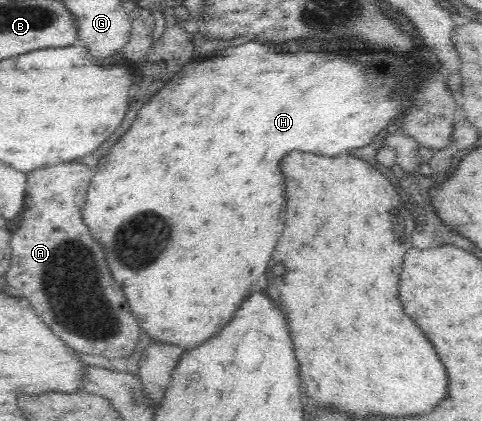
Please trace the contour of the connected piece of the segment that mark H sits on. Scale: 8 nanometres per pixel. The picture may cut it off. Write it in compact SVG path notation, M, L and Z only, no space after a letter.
M285 44L283 48L301 48L297 52L269 52L263 56L215 56L213 60L205 62L187 63L181 72L177 72L143 110L139 110L139 116L135 118L135 124L131 130L109 150L109 154L97 164L95 178L91 180L91 186L87 188L87 199L83 206L83 221L87 223L89 231L95 240L101 242L107 254L107 262L111 268L113 278L121 285L128 308L137 319L141 332L145 332L161 343L181 346L183 350L195 348L207 338L211 338L215 332L219 332L231 318L233 312L239 308L239 304L245 298L245 292L251 294L257 290L259 276L267 270L267 264L273 256L275 244L283 232L285 224L285 176L281 172L281 160L291 150L303 150L323 156L339 156L343 150L353 150L371 144L381 132L385 132L405 109L405 100L401 98L401 80L403 72L401 68L393 70L393 88L381 88L385 86L385 80L391 76L389 72L369 72L373 64L361 64L361 60L355 60L351 56L329 56L321 50L313 48L311 44Z

